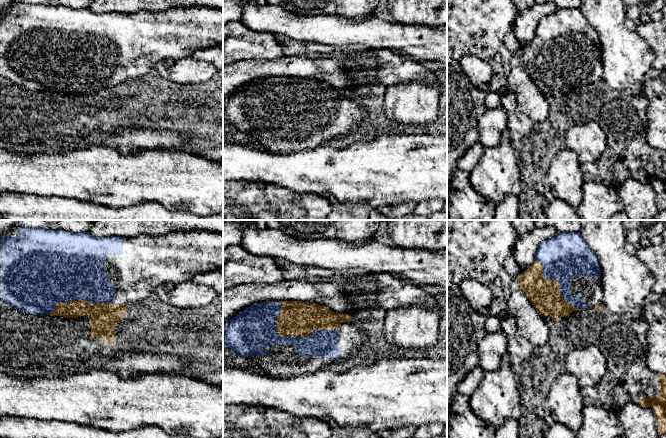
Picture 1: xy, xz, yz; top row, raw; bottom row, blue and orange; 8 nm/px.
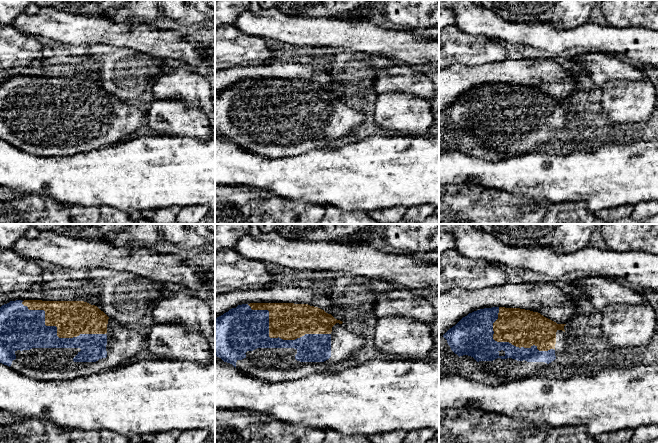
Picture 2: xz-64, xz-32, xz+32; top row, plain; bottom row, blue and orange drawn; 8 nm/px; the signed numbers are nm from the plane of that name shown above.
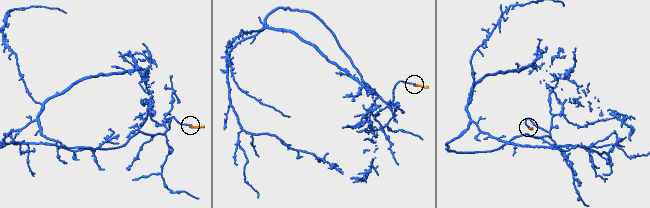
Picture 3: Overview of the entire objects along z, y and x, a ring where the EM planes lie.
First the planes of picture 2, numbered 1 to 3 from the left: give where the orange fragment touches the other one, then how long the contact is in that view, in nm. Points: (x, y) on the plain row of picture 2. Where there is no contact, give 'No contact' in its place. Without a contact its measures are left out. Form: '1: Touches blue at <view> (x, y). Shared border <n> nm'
1: Touches blue at xz-64 (56, 108). Shared border 750 nm
2: Touches blue at xz-32 (278, 113). Shared border 700 nm
3: Touches blue at xz+32 (508, 118). Shared border 550 nm

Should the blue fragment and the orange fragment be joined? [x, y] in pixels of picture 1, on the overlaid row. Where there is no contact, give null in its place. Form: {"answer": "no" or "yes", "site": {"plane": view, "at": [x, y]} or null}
{"answer": "no", "site": {"plane": "xz", "at": [291, 336]}}

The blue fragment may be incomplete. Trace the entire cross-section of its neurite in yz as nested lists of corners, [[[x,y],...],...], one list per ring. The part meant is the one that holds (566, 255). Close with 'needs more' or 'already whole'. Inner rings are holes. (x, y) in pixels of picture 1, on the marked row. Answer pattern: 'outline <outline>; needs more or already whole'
outline [[[563,232],[544,240],[536,250],[535,260],[543,266],[544,279],[556,279],[561,295],[576,308],[587,309],[602,304],[603,290],[601,268],[596,254],[579,232]]]; needs more

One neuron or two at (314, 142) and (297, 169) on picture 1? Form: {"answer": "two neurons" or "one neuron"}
{"answer": "two neurons"}

